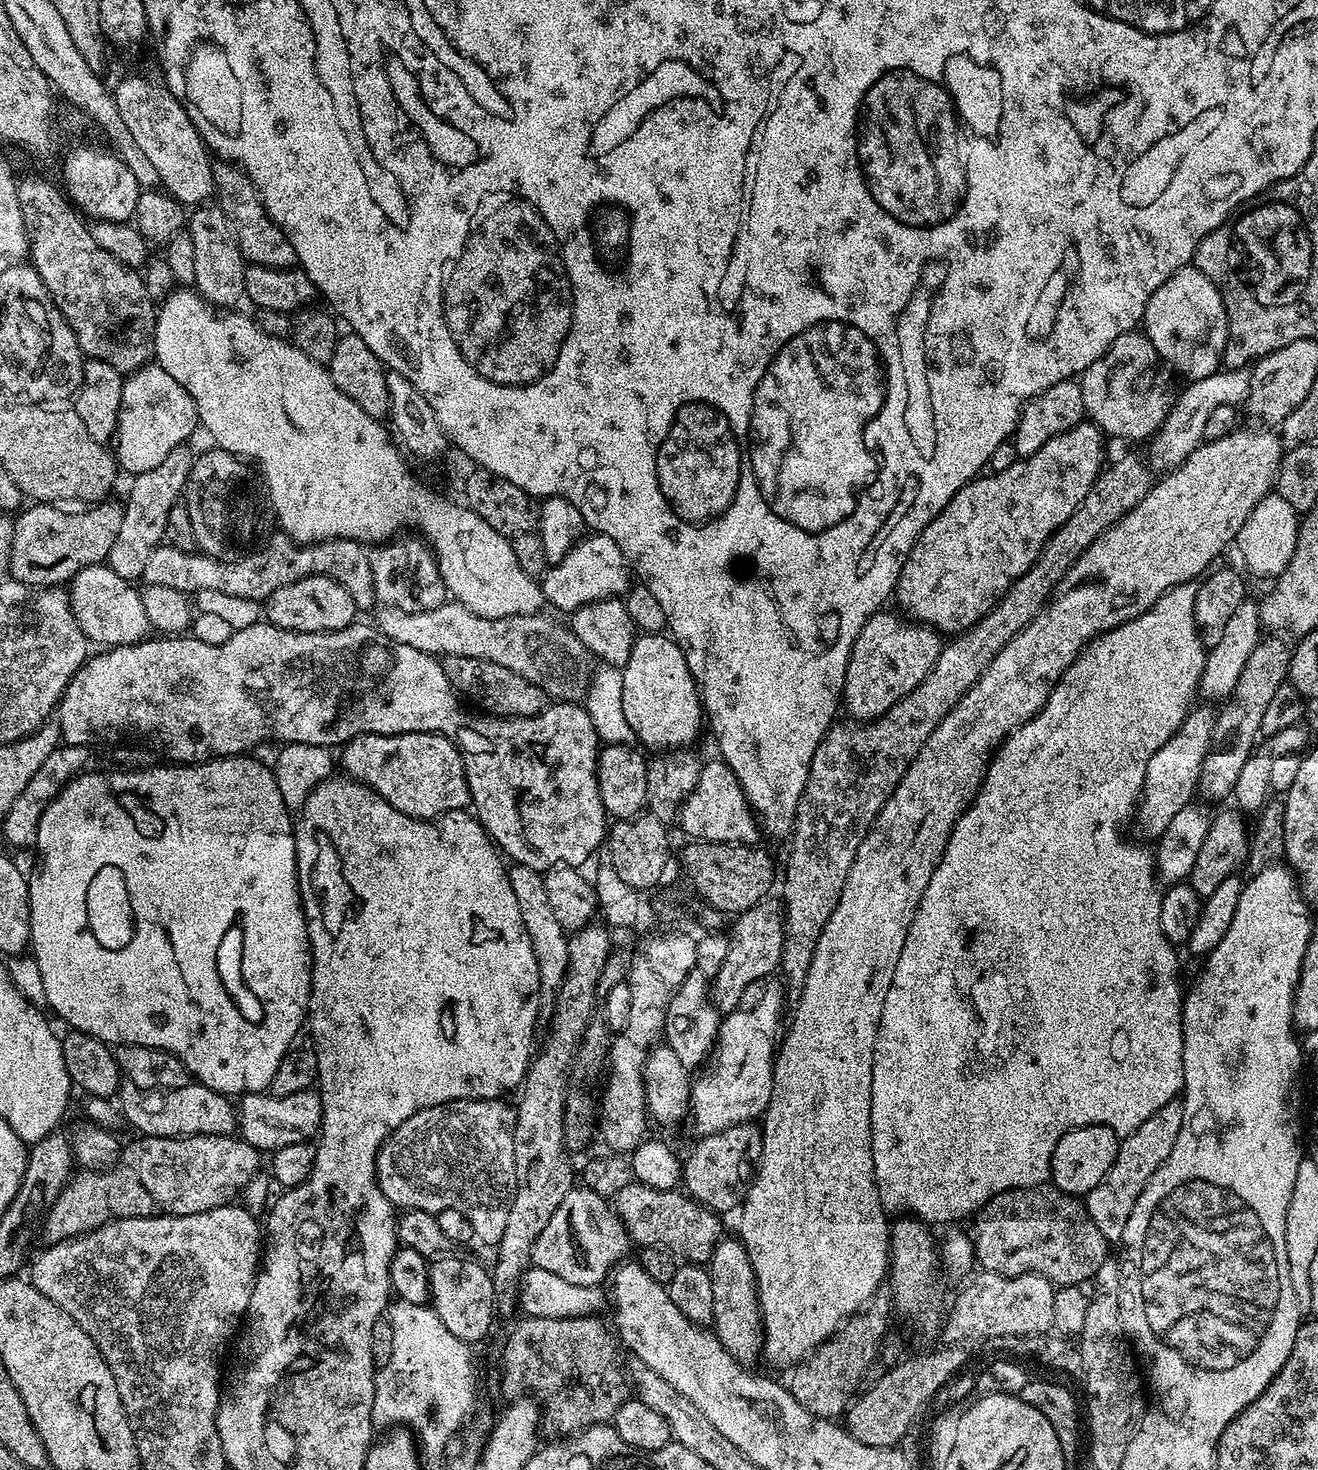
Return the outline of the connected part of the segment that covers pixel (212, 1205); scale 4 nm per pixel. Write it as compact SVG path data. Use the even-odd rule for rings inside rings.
M236 1134L231 1136L179 1136L178 1138L140 1136L127 1148L128 1145L119 1153L118 1159L112 1167L99 1170L80 1170L73 1175L65 1188L58 1194L58 1198L53 1202L52 1207L48 1209L48 1215L42 1221L42 1236L48 1239L47 1243L49 1245L63 1244L66 1240L85 1236L87 1232L92 1232L95 1228L101 1228L103 1224L109 1224L111 1220L121 1220L131 1216L185 1216L186 1214L202 1214L206 1210L220 1208L224 1204L233 1203L243 1193L245 1186L261 1171L260 1158L262 1158L262 1152Z

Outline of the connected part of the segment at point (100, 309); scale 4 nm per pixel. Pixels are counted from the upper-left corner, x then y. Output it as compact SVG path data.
M28 176L17 183L18 206L22 210L22 222L28 227L30 263L42 278L49 296L52 297L52 303L66 318L85 357L110 362L110 366L114 366L114 370L122 374L137 372L145 364L153 363L156 354L157 305L150 294L146 294L143 275L137 269L128 268L118 262L114 254L102 250L102 246L94 242L91 227L87 223L83 224L85 221L81 213L67 195L57 188L40 176Z

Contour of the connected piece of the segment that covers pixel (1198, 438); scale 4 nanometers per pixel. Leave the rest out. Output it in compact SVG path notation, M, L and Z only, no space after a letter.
M1230 368L1227 370L1217 370L1206 378L1185 383L1179 389L1176 401L1172 403L1170 414L1166 414L1164 425L1156 431L1147 445L1147 459L1151 467L1157 473L1167 474L1173 468L1177 468L1199 444L1205 443L1204 431L1206 422L1210 419L1211 412L1218 406L1230 406L1231 404L1240 406L1245 403L1250 394L1251 371L1248 368Z

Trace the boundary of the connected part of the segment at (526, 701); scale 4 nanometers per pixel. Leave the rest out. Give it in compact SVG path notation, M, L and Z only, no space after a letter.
M445 656L444 673L461 697L473 700L477 709L493 716L537 716L546 707L546 697L534 682L511 672L506 666L498 666L489 660L471 660L461 656Z

